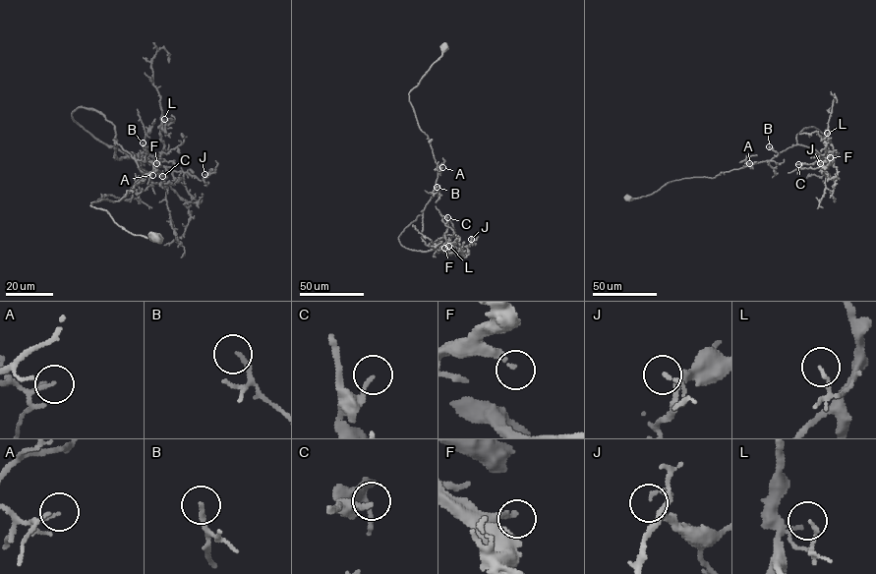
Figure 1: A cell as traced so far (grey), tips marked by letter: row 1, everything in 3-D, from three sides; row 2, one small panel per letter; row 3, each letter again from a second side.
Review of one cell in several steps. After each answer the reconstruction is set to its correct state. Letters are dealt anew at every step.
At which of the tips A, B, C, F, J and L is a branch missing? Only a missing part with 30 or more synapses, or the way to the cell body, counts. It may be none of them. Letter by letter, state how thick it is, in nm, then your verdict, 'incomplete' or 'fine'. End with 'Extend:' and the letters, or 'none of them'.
A: 90 nm thick; fine
B: 170 nm thick; fine
C: 170 nm thick; fine
F: 200 nm thick; incomplete
J: 150 nm thick; fine
L: 120 nm thick; fine
Extend: F

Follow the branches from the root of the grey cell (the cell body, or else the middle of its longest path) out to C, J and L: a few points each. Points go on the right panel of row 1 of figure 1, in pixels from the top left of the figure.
C: (627, 198), (651, 195), (675, 180), (714, 178), (770, 160), (793, 145), (829, 152), (823, 162), (798, 164)
J: (627, 198), (770, 160), (797, 144), (829, 151), (833, 161), (820, 163)
L: (627, 198), (651, 195), (675, 180), (714, 178), (770, 160), (793, 145), (832, 153), (827, 133)

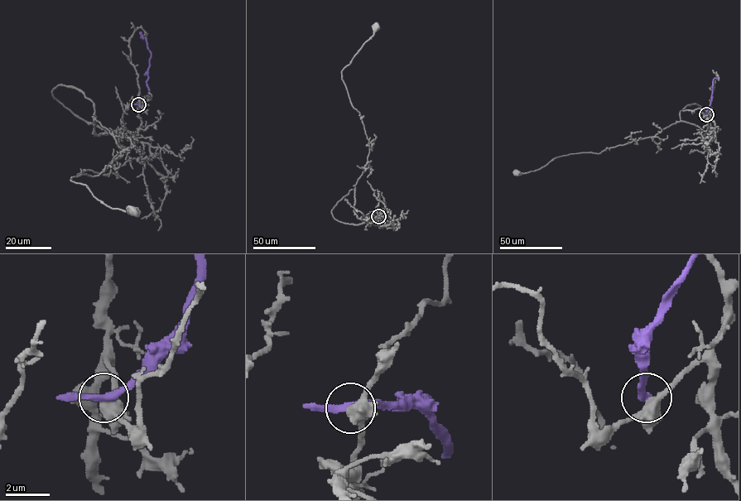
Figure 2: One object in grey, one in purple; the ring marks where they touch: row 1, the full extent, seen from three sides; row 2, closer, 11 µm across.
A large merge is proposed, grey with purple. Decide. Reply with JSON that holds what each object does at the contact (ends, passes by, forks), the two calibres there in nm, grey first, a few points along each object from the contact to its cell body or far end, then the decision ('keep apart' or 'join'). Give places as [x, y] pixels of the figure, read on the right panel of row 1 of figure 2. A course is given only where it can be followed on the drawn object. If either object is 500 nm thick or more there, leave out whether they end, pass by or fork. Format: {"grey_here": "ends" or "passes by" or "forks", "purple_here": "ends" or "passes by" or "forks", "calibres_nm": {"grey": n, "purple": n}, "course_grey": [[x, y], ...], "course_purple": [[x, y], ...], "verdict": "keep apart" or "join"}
{"grey_here": "forks", "purple_here": "passes by", "calibres_nm": {"grey": 400, "purple": 280}, "course_grey": [[706, 114], [710, 113], [714, 130], [678, 121], [654, 136], [598, 153], [562, 156], [537, 170], [517, 172]], "course_purple": [[706, 114], [711, 100], [713, 79], [718, 74]], "verdict": "keep apart"}

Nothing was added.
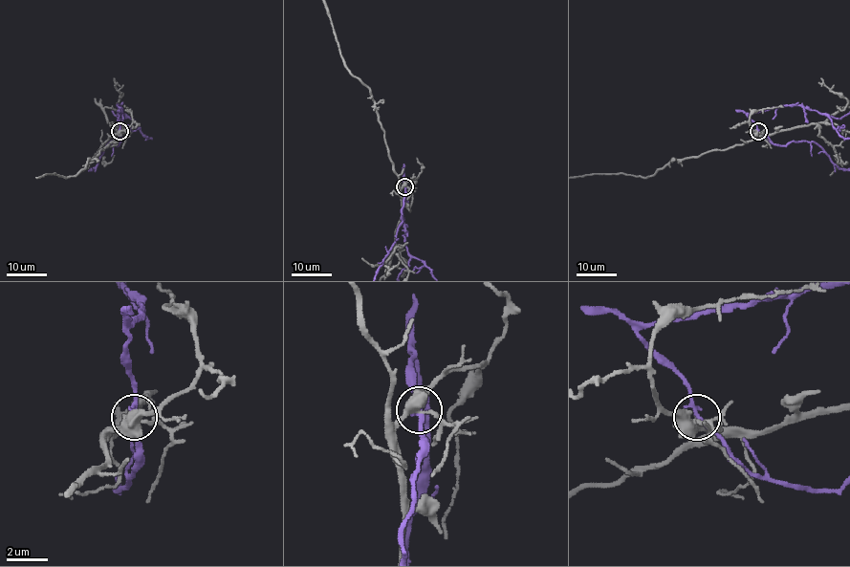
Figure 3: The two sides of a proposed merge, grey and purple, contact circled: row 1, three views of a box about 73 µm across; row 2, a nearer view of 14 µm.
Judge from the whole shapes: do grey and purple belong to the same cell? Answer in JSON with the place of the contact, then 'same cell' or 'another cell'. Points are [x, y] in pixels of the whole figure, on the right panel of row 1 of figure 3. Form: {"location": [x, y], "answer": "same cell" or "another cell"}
{"location": [758, 131], "answer": "another cell"}

